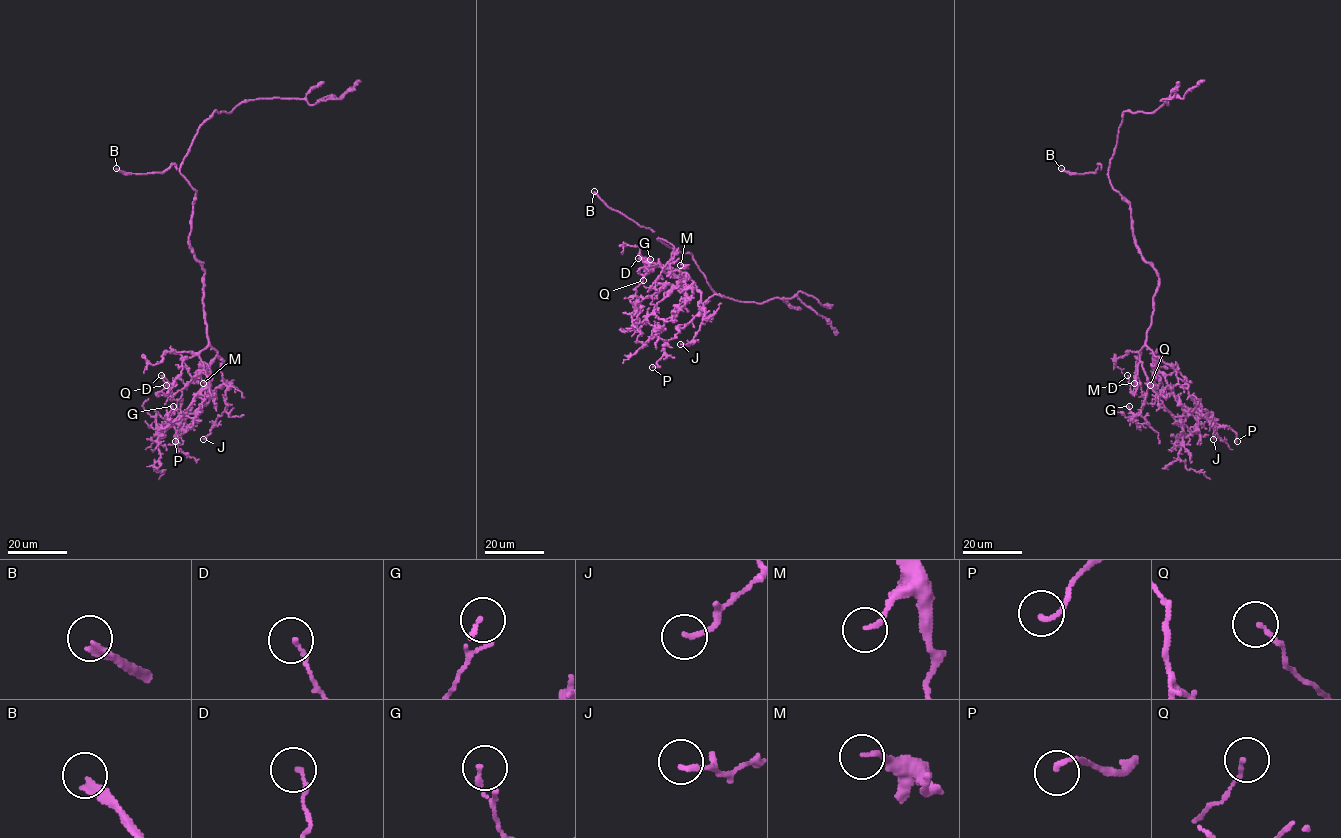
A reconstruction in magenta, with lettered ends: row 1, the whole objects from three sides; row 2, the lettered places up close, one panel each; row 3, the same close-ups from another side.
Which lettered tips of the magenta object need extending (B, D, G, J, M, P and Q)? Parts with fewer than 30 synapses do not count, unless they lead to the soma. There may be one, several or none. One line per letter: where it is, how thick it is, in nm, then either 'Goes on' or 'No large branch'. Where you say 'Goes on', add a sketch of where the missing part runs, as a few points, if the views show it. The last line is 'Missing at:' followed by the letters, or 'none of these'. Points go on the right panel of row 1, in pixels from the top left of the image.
B: Place: (1061, 168). Thickness 240 nm. Goes on. Course of what is missing: (1061, 168), (1054, 164), (1016, 159), (1014, 156)
D: Place: (1127, 375). Thickness 140 nm. No large branch
G: Place: (1129, 406). Thickness 140 nm. No large branch
J: Place: (1213, 439). Thickness 150 nm. No large branch
M: Place: (1134, 383). Thickness 130 nm. No large branch
P: Place: (1237, 441). Thickness 150 nm. No large branch
Q: Place: (1150, 385). Thickness 120 nm. No large branch
Missing at: B

